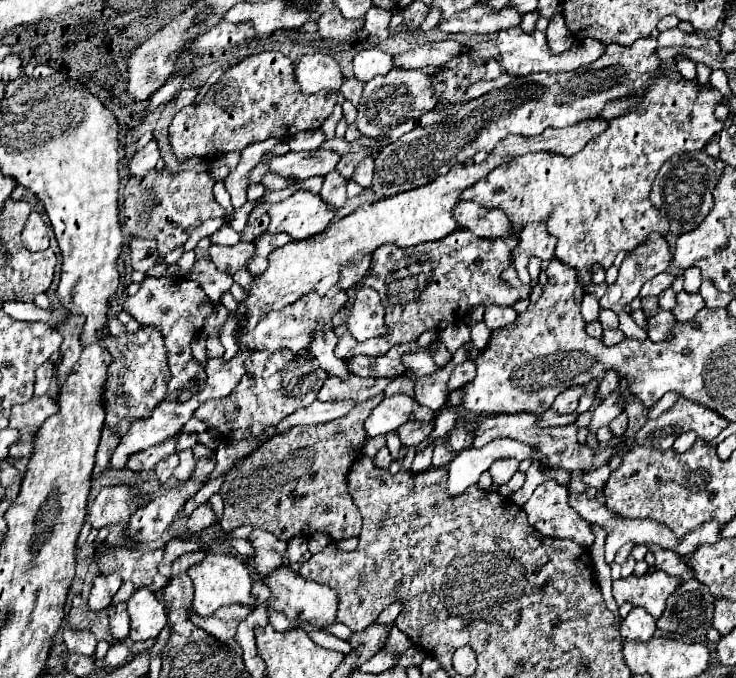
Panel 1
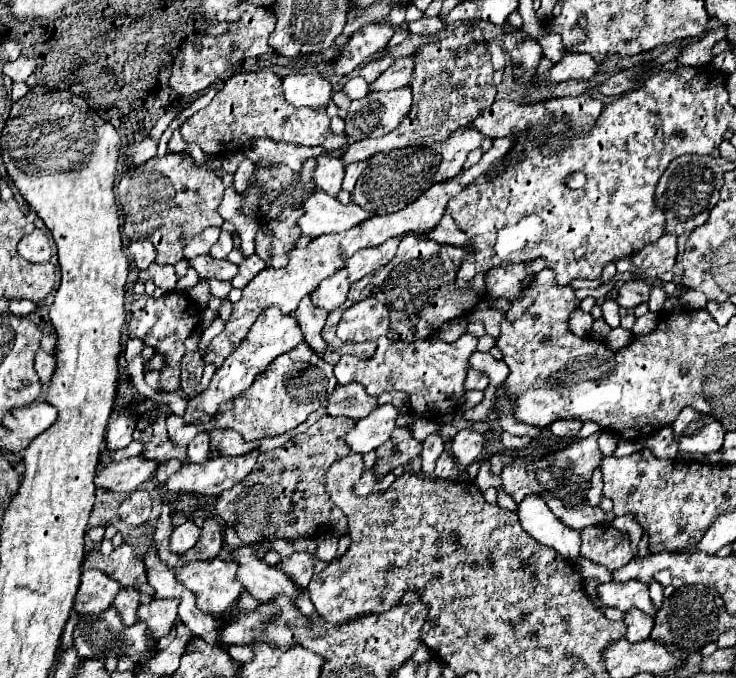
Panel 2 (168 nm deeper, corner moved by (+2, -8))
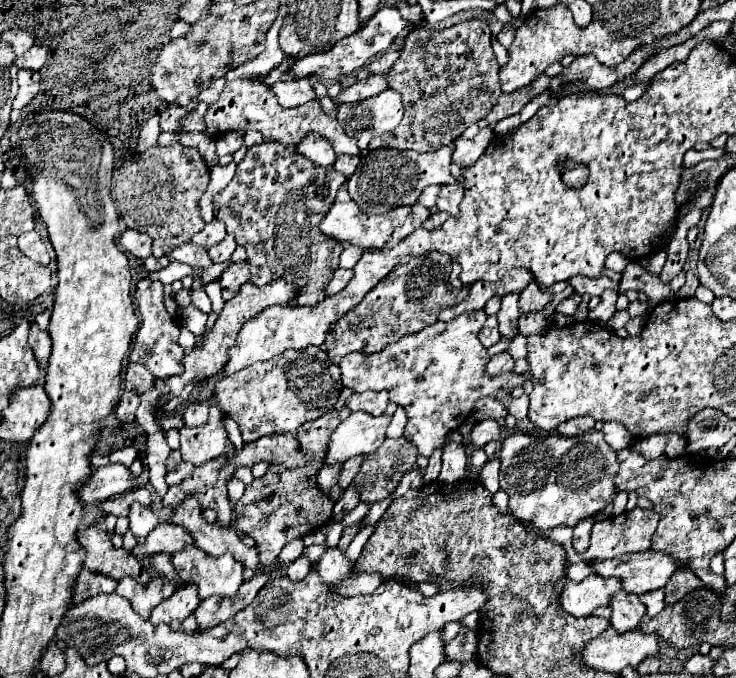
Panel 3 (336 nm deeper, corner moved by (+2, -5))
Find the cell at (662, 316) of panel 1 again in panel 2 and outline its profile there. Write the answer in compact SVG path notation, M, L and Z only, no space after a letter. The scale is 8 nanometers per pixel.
M646 313L644 317L636 319L636 323L632 327L632 333L634 335L648 335L656 329L656 325L658 325L658 315L656 313Z

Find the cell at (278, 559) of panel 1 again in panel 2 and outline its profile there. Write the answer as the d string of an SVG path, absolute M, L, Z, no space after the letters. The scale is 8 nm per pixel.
M292 553L290 557L282 557L282 561L278 563L278 567L300 587L304 589L308 585L308 581L312 579L312 559L314 555L308 553Z

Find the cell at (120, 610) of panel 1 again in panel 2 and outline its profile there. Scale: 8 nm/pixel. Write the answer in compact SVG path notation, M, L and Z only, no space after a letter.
M120 589L120 593L116 595L116 601L112 603L112 607L116 607L116 611L120 613L120 619L124 621L124 625L136 623L138 605L140 605L140 601L138 601L136 589Z

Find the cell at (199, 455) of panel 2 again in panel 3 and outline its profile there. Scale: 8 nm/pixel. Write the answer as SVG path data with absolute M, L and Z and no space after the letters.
M192 402L184 410L184 422L188 428L202 426L208 420L208 402Z

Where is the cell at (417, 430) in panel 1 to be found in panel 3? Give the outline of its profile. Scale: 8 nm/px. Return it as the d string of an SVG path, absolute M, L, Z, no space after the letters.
M404 438L386 440L380 450L364 456L354 486L360 494L360 502L372 504L376 500L388 498L402 476L416 464L416 446Z

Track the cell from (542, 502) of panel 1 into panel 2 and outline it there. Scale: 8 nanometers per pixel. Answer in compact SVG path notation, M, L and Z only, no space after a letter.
M586 527L580 531L582 547L580 557L586 557L598 565L604 565L608 571L616 571L632 559L628 539L616 539L612 529L604 527Z

